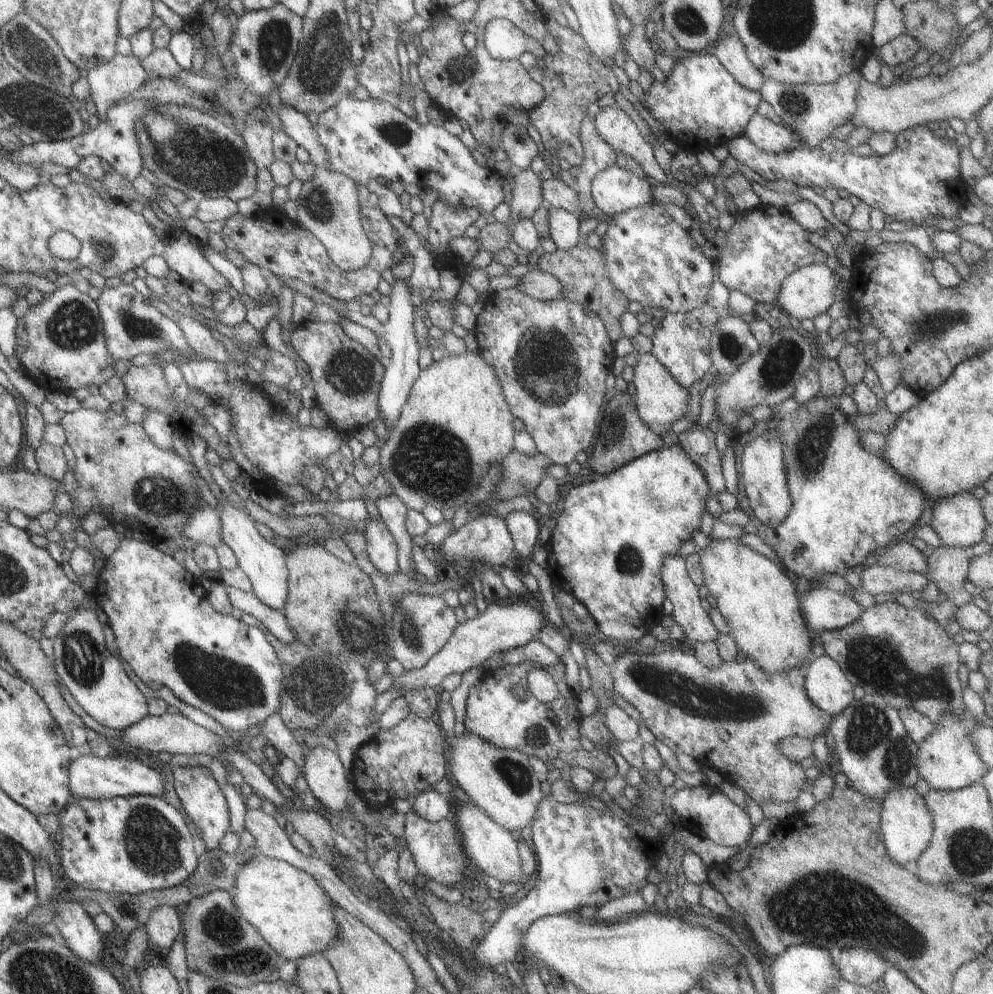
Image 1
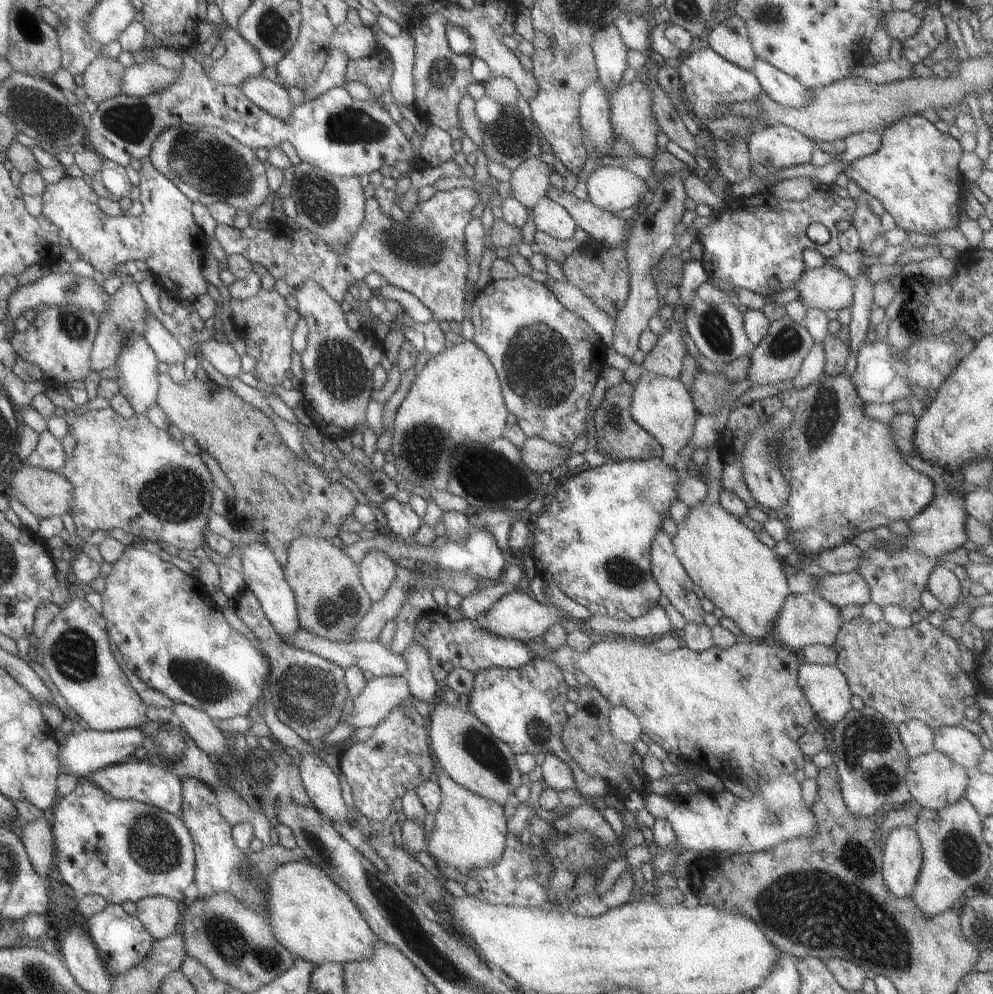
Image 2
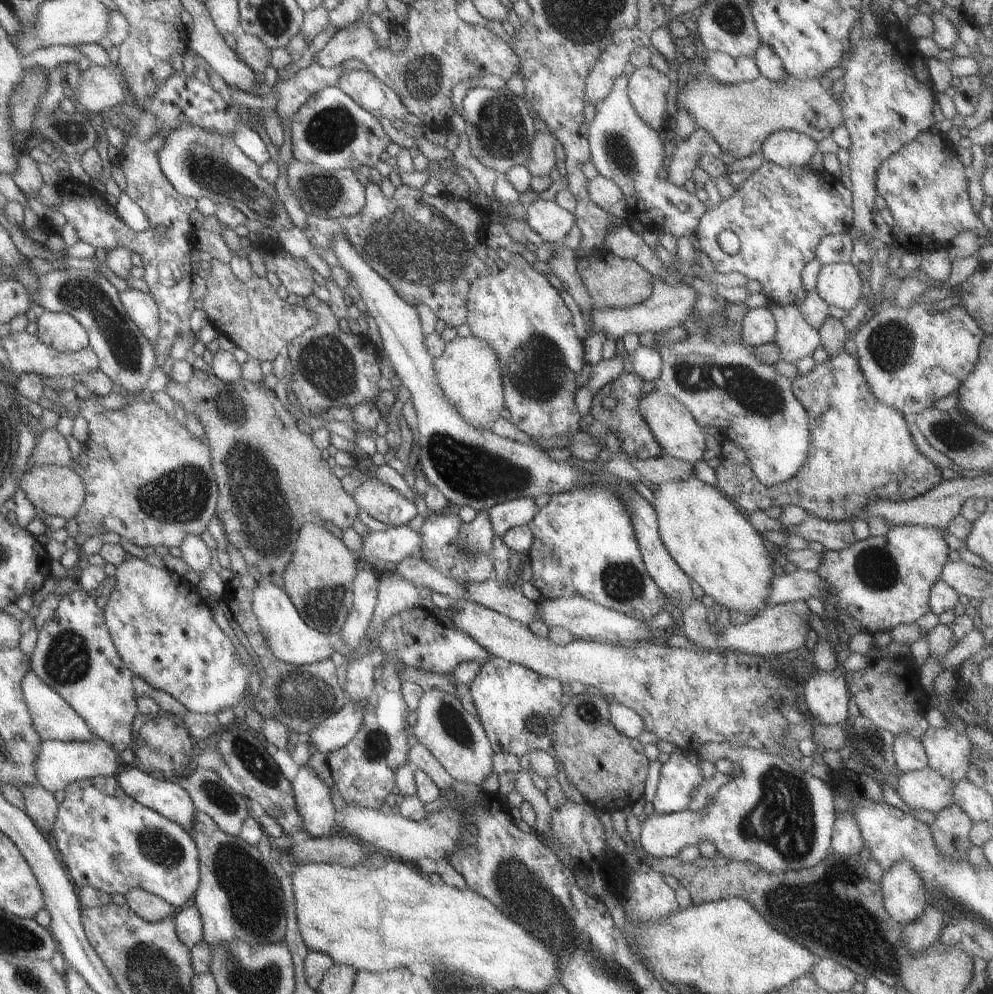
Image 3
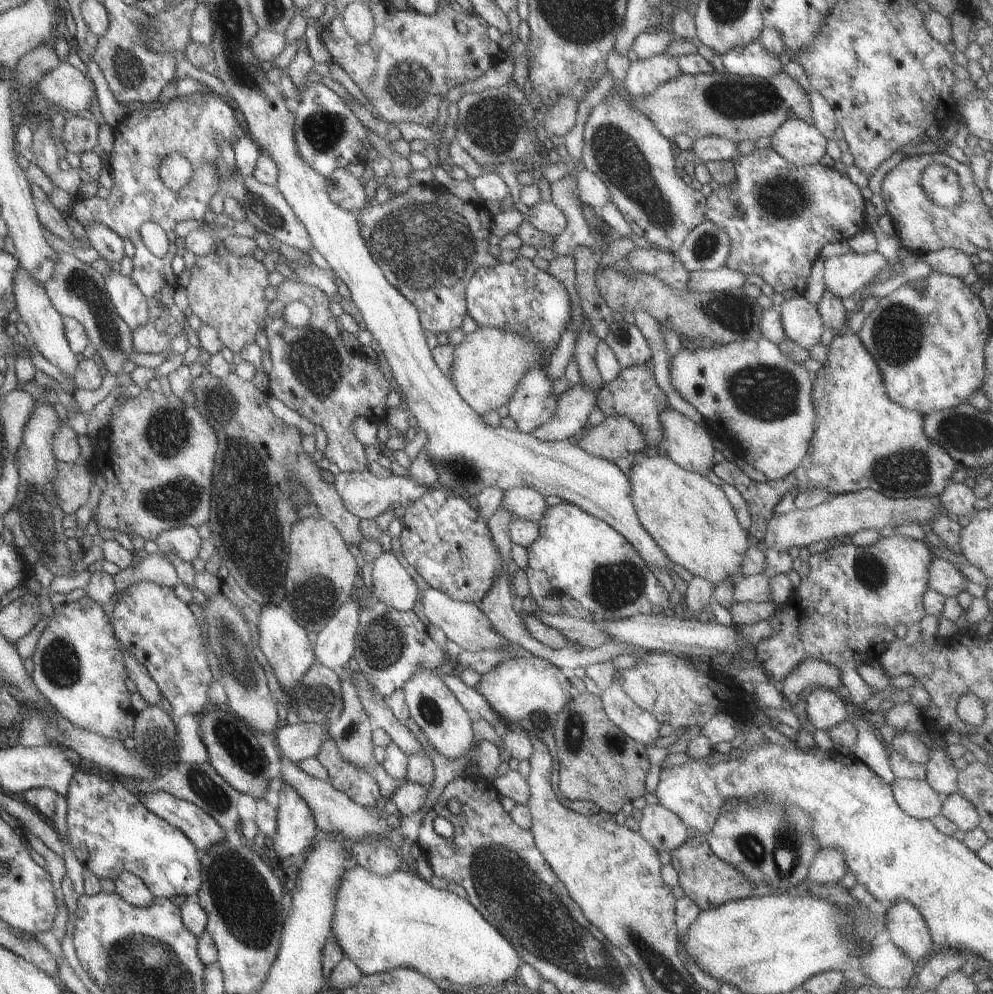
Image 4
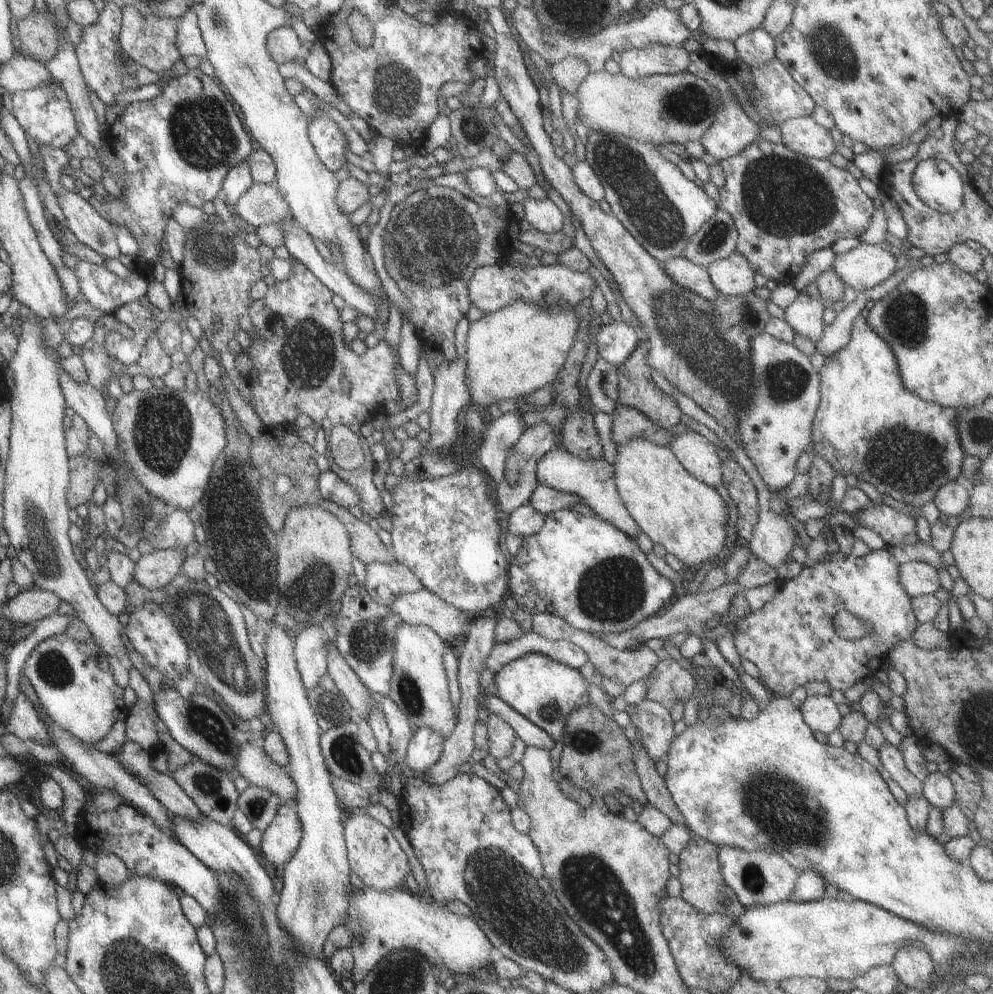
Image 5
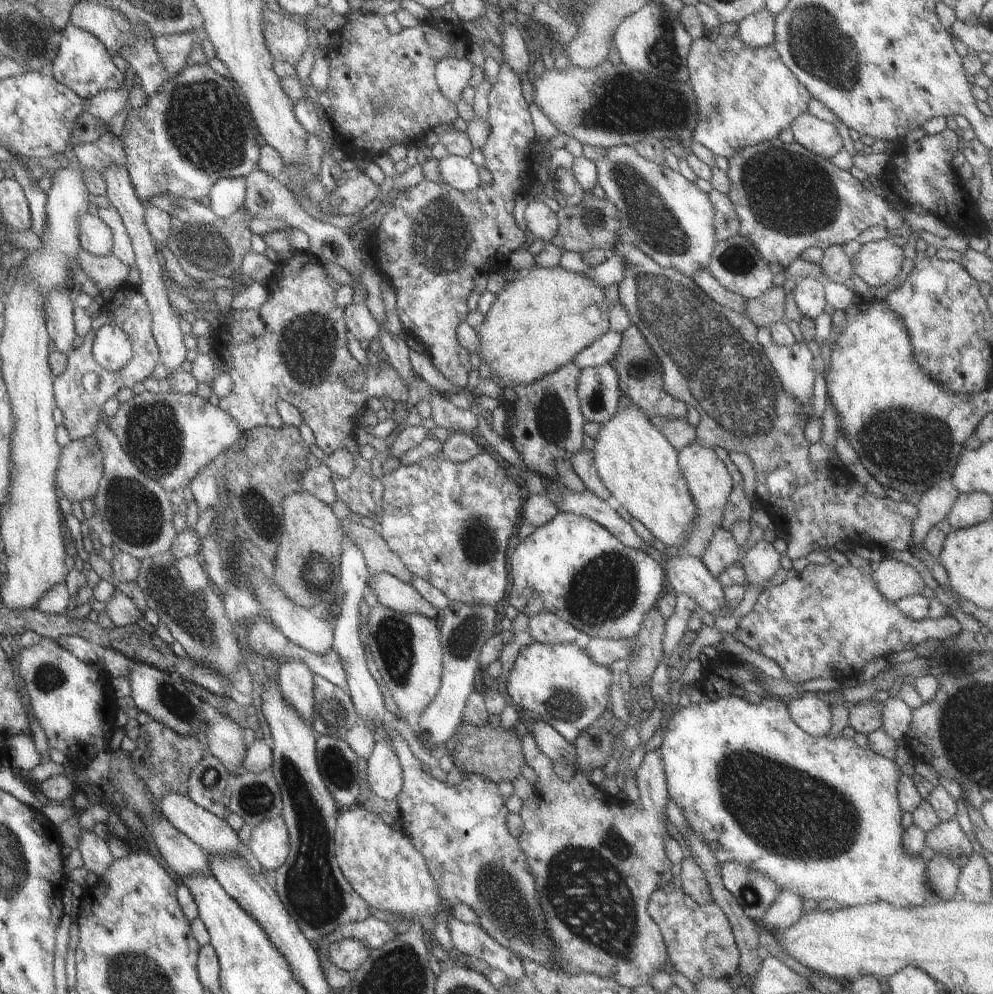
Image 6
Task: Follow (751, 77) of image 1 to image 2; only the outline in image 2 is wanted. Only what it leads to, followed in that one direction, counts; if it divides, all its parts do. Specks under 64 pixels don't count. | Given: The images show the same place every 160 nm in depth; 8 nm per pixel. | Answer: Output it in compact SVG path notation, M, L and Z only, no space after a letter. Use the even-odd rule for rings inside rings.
M735 12L725 20L715 23L713 28L707 29L706 32L710 50L739 68L751 70L756 60L755 54L751 49L745 24Z

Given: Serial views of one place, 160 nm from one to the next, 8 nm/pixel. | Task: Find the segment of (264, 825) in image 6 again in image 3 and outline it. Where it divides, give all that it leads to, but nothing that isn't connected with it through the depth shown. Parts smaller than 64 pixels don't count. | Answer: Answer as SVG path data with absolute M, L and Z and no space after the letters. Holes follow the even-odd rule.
M307 764L300 766L289 784L305 834L316 839L334 833L336 811L329 795L331 789L323 784L312 768Z

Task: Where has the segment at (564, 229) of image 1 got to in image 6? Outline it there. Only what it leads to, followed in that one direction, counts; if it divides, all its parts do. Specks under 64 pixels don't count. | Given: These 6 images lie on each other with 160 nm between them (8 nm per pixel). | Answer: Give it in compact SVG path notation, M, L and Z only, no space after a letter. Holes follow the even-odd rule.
M541 199L530 200L523 212L525 227L535 239L549 242L558 228L556 214Z

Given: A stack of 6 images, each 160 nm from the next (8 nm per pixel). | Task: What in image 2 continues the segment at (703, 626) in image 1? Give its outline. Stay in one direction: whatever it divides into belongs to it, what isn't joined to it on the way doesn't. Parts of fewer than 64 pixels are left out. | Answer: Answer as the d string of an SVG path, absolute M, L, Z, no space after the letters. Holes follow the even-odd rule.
M661 528L657 530L653 542L649 544L649 572L655 585L659 588L660 594L667 598L669 604L687 623L702 624L704 622L704 612L701 609L700 600L693 593L692 582L675 557L670 537Z

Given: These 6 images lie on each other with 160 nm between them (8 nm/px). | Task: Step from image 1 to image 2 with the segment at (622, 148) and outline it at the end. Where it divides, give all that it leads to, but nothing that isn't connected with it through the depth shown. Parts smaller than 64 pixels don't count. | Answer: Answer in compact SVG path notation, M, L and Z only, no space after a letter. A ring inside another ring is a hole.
M635 78L629 84L620 86L609 98L609 123L612 132L623 138L633 152L640 157L651 158L656 153L656 146L661 142L653 108L651 108L651 92L647 82Z

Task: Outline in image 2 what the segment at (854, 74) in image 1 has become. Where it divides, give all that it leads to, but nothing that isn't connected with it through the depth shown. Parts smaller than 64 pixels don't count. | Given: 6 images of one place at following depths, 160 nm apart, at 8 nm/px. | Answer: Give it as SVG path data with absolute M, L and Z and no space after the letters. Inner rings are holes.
M757 58L751 73L757 78L760 90L781 106L799 108L809 104L809 92L787 74Z

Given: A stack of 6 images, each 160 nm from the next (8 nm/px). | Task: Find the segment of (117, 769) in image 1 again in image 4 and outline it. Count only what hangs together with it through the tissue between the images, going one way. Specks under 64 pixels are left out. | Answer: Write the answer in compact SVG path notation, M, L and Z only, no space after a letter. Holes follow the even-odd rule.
M163 791L139 792L137 798L152 815L162 818L181 832L183 836L186 836L199 852L218 843L221 839L227 839L224 836L225 831L215 822L215 819L188 800L174 797L172 794Z

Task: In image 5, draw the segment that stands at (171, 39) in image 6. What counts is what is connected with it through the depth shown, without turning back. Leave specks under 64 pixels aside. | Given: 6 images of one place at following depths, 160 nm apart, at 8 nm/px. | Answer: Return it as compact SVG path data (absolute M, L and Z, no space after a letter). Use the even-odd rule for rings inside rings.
M190 9L180 18L175 30L175 50L179 56L196 55L204 57L205 48L197 27L195 12Z

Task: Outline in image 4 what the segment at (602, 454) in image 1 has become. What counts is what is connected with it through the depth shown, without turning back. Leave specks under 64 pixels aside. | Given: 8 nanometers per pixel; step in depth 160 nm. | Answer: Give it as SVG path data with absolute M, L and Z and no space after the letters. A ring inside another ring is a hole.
M650 358L643 364L623 367L613 380L602 383L601 388L596 392L594 406L601 410L604 417L621 415L628 418L640 430L647 448L661 445L663 435L659 413L668 408L667 397L655 382Z

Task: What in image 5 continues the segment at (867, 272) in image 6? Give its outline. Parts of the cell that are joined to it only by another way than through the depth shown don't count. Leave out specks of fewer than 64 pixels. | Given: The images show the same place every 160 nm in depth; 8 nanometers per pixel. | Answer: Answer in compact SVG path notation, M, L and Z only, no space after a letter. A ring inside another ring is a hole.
M860 243L849 252L837 254L832 266L845 287L849 286L859 293L890 277L896 270L896 259L887 248Z

